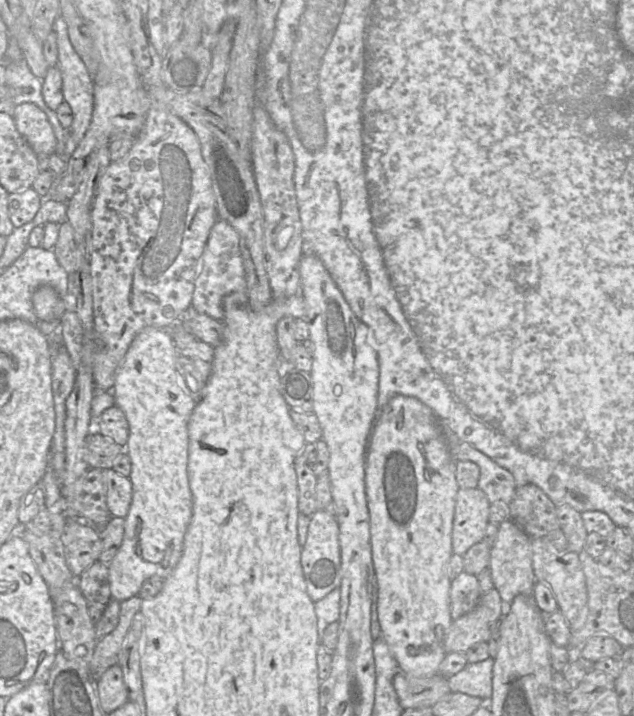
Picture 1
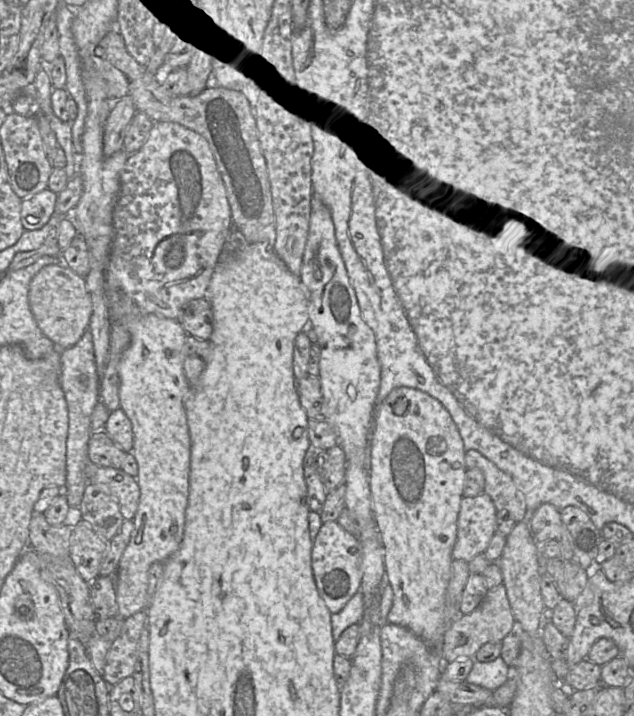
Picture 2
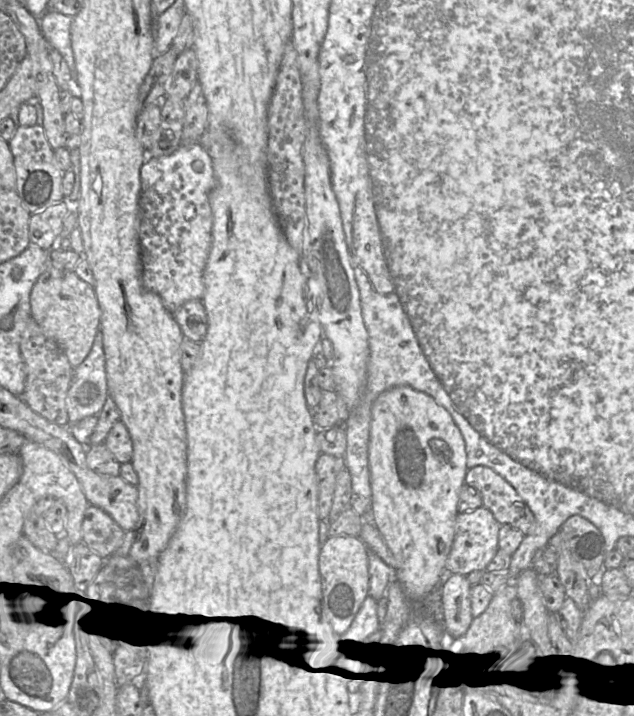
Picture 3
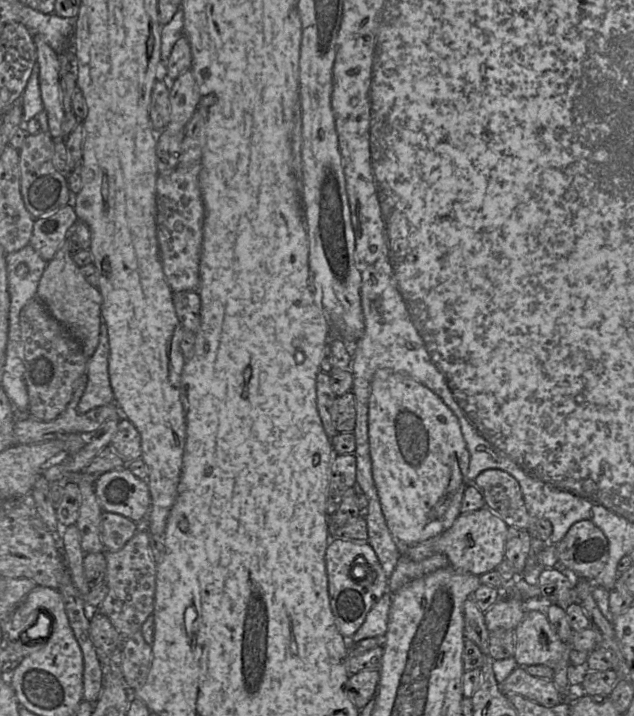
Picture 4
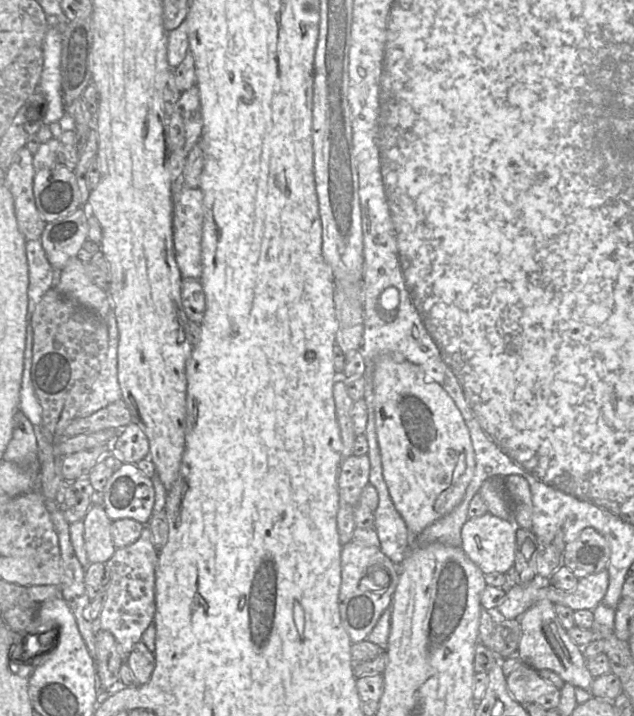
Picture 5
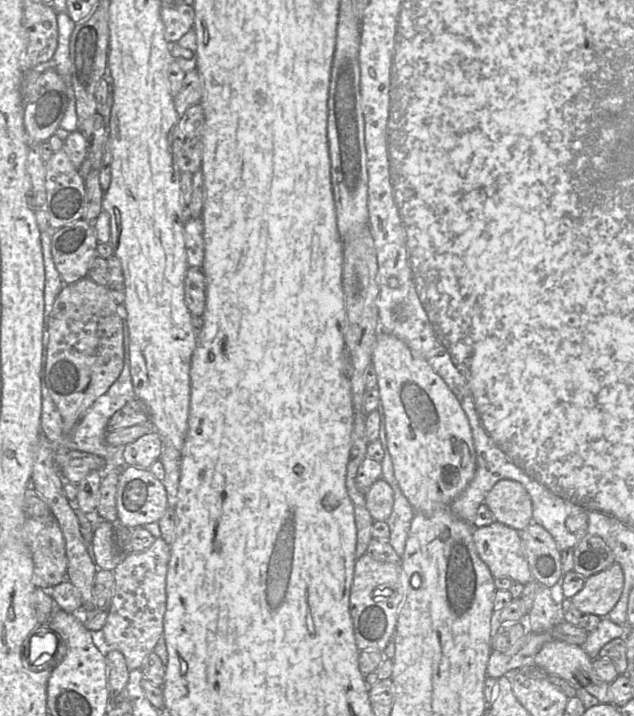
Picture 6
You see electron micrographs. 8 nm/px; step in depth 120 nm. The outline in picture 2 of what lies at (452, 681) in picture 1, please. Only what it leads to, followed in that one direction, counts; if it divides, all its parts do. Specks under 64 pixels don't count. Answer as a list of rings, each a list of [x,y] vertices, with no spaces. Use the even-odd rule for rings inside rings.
[[[501,658],[490,662],[475,661],[466,682],[494,691],[511,676],[511,668]]]

